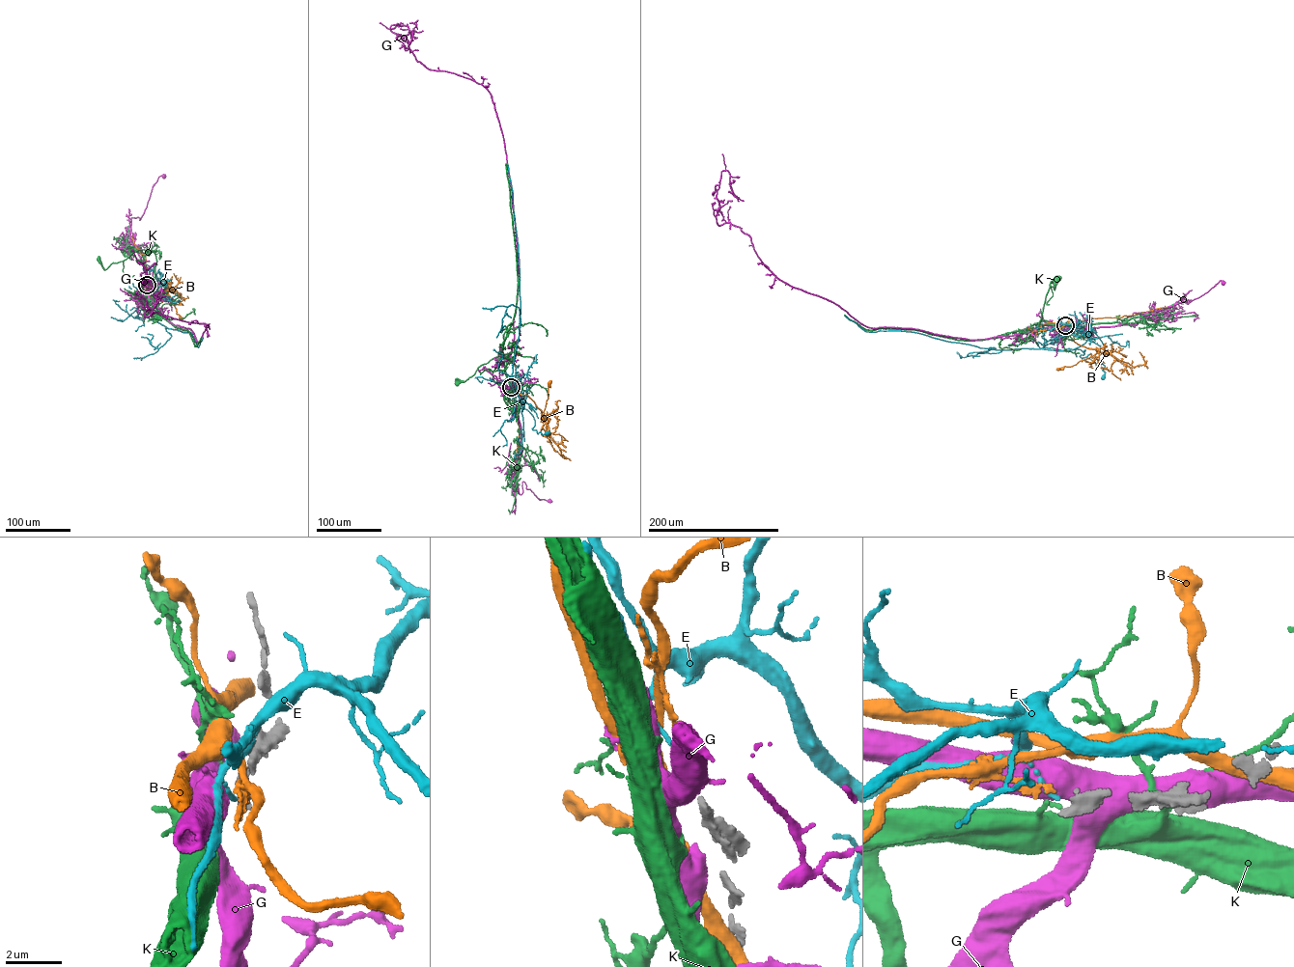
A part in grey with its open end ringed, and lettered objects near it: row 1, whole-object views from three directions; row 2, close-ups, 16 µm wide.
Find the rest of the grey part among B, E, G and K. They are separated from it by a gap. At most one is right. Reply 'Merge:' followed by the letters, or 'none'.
Merge: none

